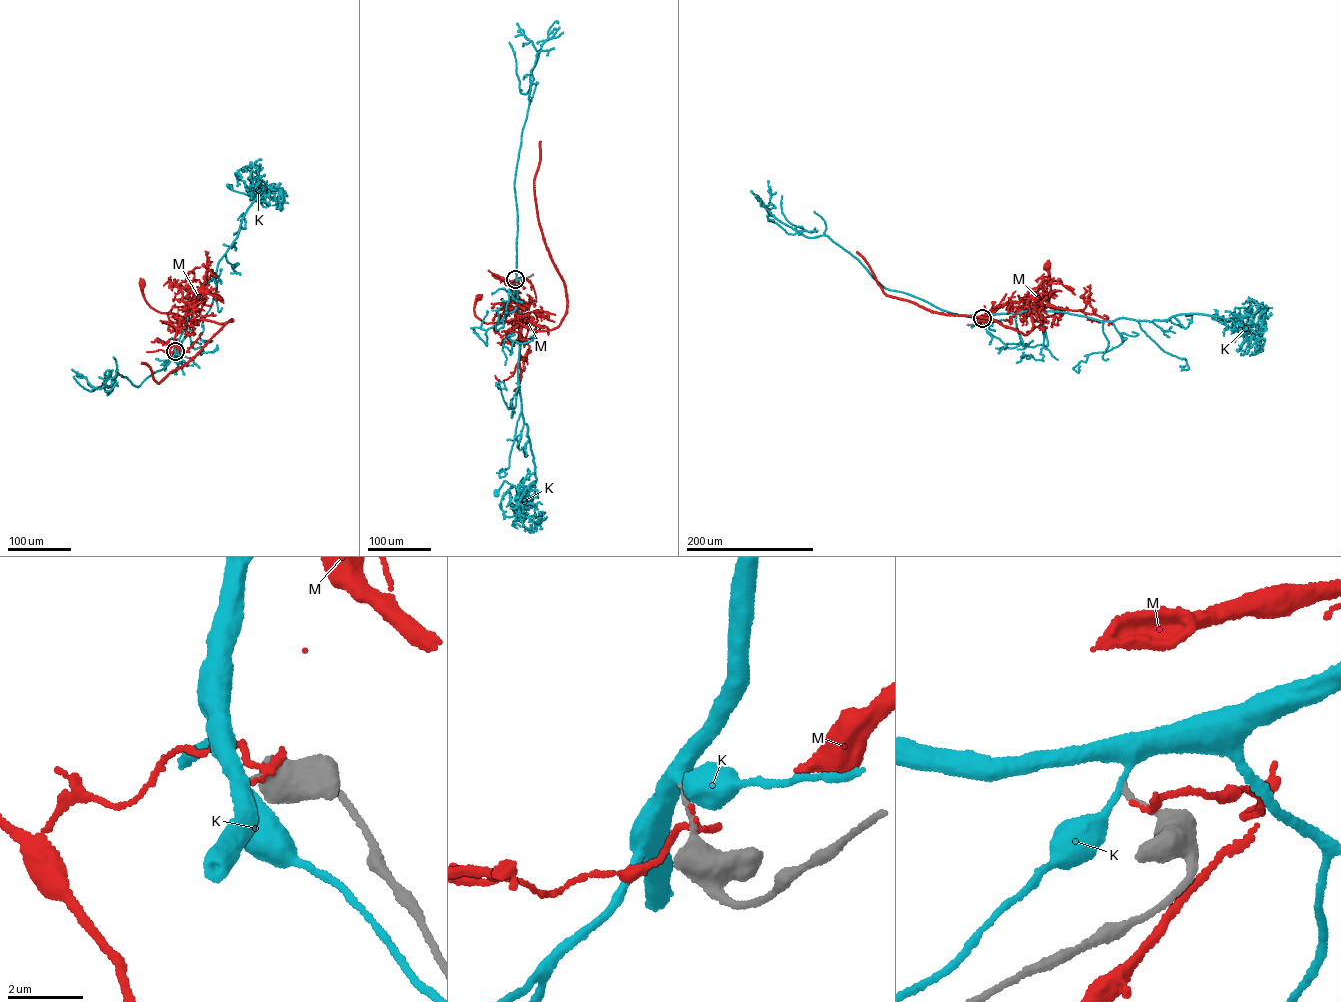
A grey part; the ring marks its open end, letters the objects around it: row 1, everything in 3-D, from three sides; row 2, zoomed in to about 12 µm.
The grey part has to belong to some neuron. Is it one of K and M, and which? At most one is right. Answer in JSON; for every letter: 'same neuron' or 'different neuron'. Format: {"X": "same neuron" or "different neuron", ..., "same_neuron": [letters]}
{"K": "different neuron", "M": "different neuron", "same_neuron": []}

